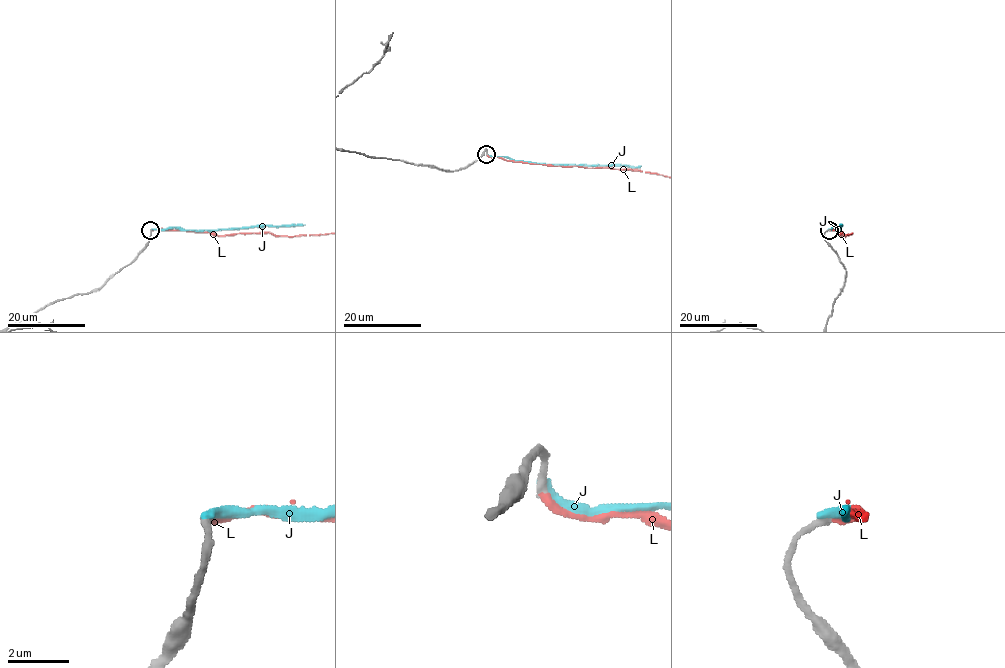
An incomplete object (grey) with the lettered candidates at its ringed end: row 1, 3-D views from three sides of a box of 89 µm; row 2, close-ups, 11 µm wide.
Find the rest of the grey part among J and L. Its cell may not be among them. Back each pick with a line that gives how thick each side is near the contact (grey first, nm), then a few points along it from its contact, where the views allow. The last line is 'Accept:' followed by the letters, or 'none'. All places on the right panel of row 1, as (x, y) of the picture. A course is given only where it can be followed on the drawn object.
L: calibres 240 and 280 nm
Accept: L

